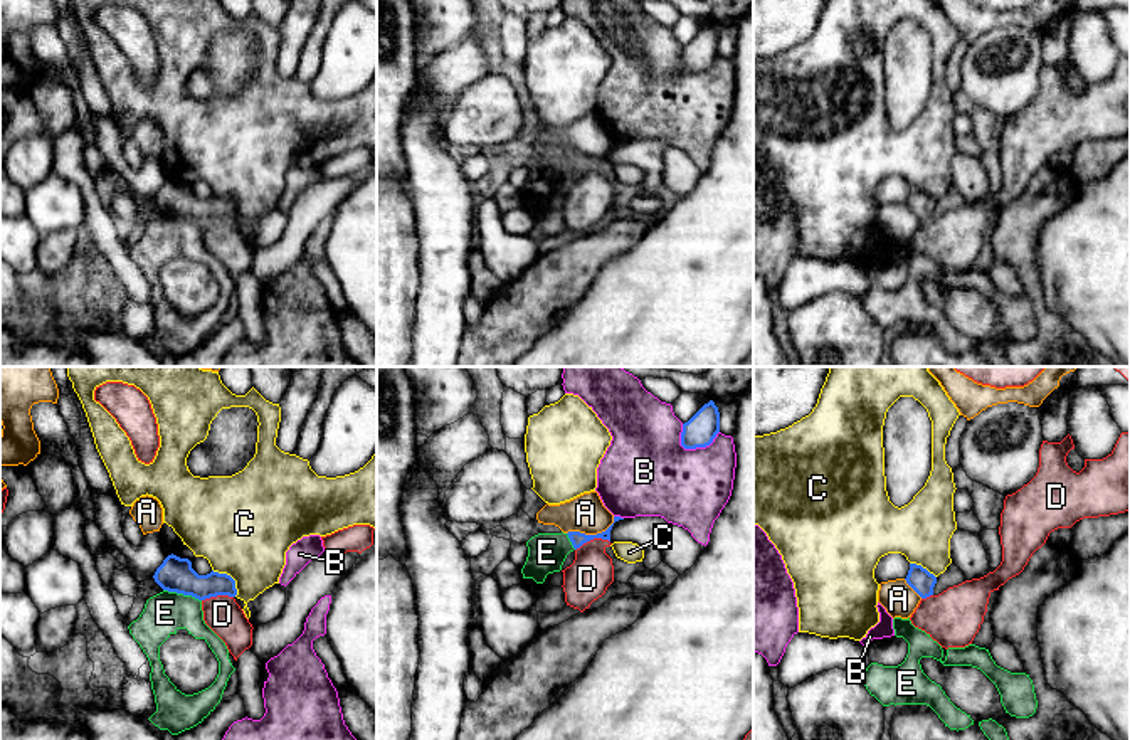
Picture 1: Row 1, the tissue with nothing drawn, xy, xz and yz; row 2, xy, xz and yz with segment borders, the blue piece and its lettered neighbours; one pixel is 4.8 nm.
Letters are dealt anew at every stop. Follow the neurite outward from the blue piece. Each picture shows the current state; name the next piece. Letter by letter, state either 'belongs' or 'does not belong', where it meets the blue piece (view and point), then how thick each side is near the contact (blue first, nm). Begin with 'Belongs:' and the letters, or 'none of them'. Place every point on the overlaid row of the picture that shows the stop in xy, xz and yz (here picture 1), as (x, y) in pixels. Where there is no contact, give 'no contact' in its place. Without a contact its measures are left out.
Belongs: none of them
A: does not belong | xz (592, 535) | 70/190 nm
B: does not belong | xz (700, 446) | 150/380 nm
C: does not belong | xy (231, 577) | 150/460 nm
D: does not belong | xz (592, 539) | 70/200 nm
E: does not belong | xy (182, 592) | 170/200 nm

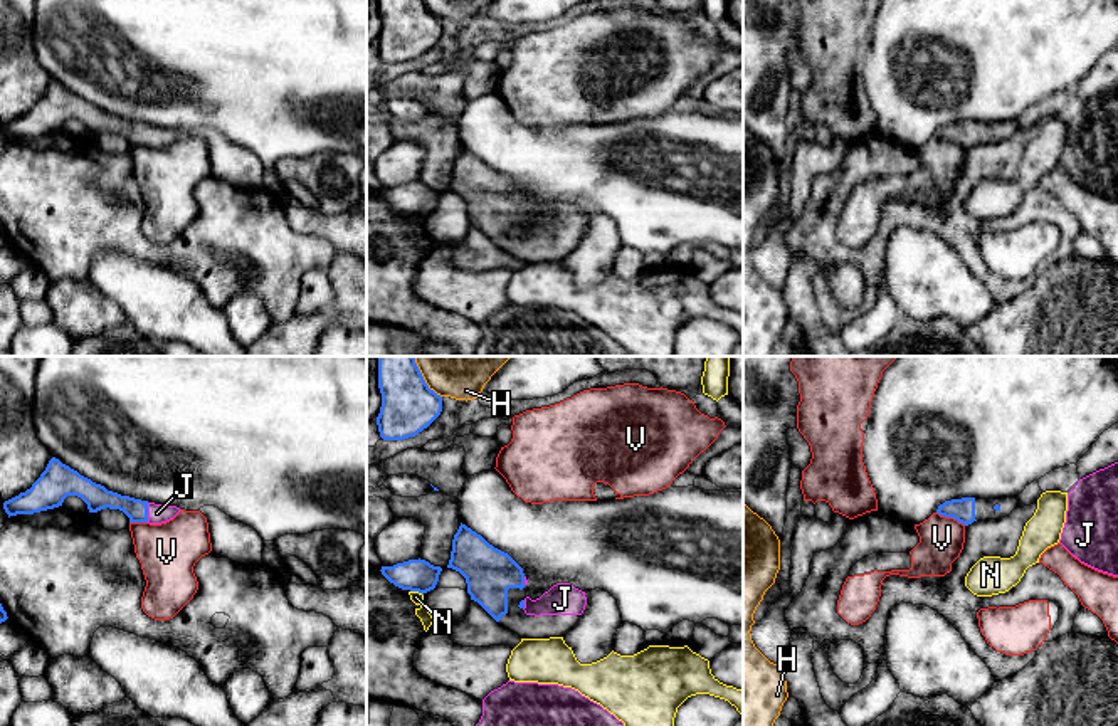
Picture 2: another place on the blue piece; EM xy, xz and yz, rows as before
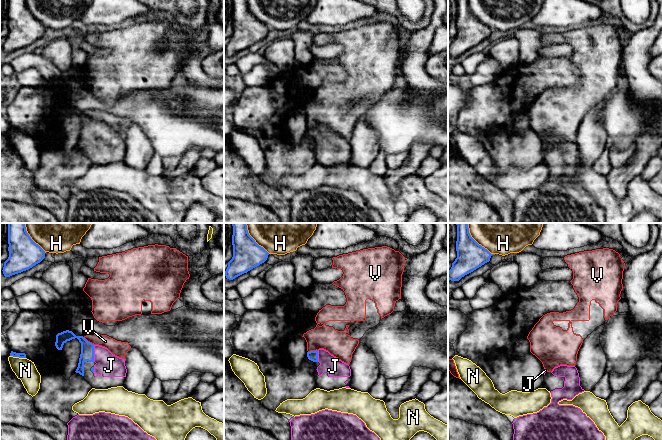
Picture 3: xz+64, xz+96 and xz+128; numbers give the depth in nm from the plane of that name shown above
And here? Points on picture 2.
Belongs: J
H: does not belong | xz (422, 378) | 260/380 nm
J: belongs | xy (147, 513) | 120/100 nm
N: does not belong | xz (417, 590) | 160/60 nm
V: does not belong | yz (952, 516) | 110/220 nm

